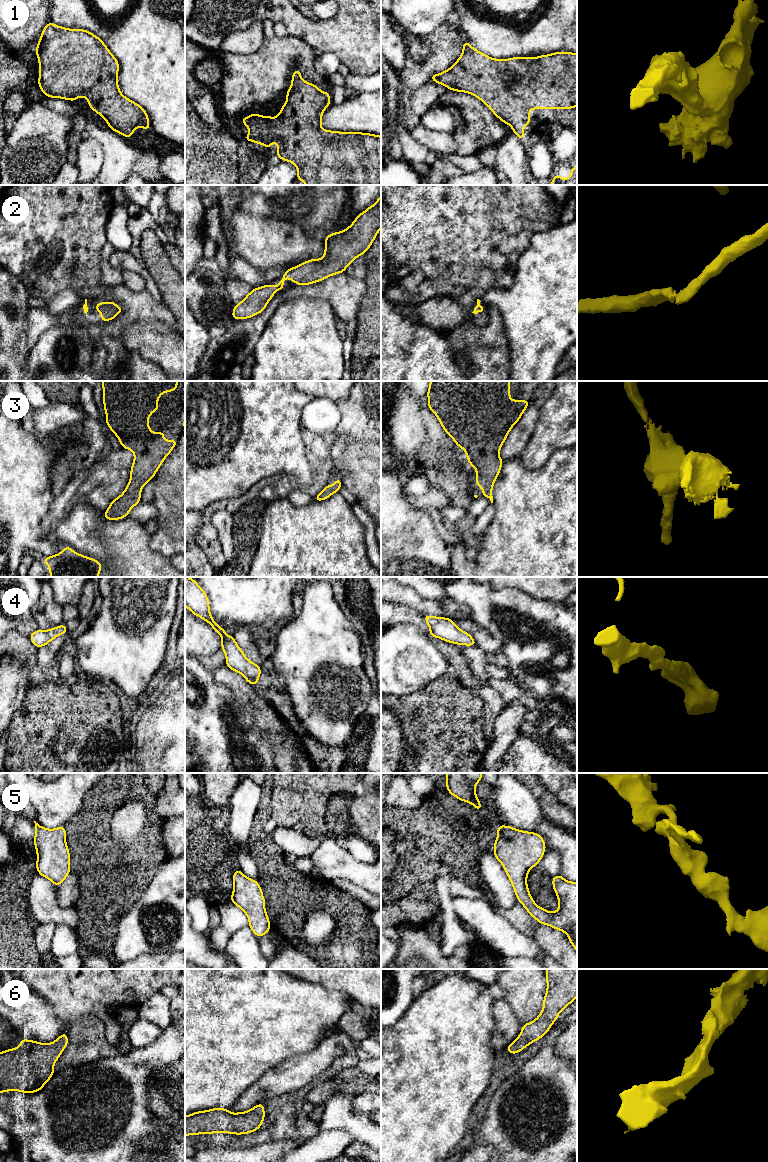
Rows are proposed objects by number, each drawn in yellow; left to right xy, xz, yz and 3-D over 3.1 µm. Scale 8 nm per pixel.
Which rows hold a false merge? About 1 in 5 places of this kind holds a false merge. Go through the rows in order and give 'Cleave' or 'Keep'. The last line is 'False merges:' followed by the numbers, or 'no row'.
1: Keep
2: Keep
3: Keep
4: Keep
5: Keep
6: Keep
False merges: no row

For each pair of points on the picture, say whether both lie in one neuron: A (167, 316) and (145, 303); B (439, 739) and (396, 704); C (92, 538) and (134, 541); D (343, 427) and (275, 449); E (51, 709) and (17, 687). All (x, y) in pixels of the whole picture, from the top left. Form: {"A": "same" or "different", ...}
{"A": "same", "B": "same", "C": "same", "D": "different", "E": "different"}

